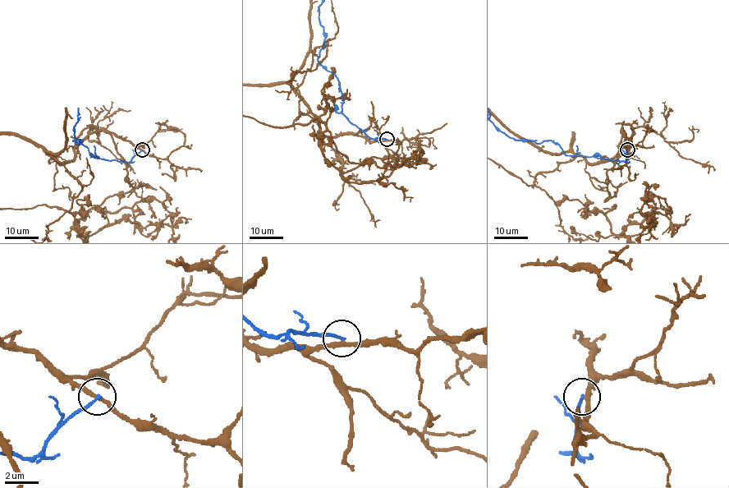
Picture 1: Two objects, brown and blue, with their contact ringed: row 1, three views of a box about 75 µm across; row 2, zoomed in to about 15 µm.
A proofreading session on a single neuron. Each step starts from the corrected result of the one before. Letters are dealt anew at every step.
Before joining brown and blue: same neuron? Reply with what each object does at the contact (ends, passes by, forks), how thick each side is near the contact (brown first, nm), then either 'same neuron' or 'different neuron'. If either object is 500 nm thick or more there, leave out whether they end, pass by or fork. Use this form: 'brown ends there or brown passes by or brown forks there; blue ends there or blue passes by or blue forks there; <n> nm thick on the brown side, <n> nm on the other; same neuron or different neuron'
brown passes by; blue ends there; 240 nm thick on the brown side, 180 nm on the other; different neuron

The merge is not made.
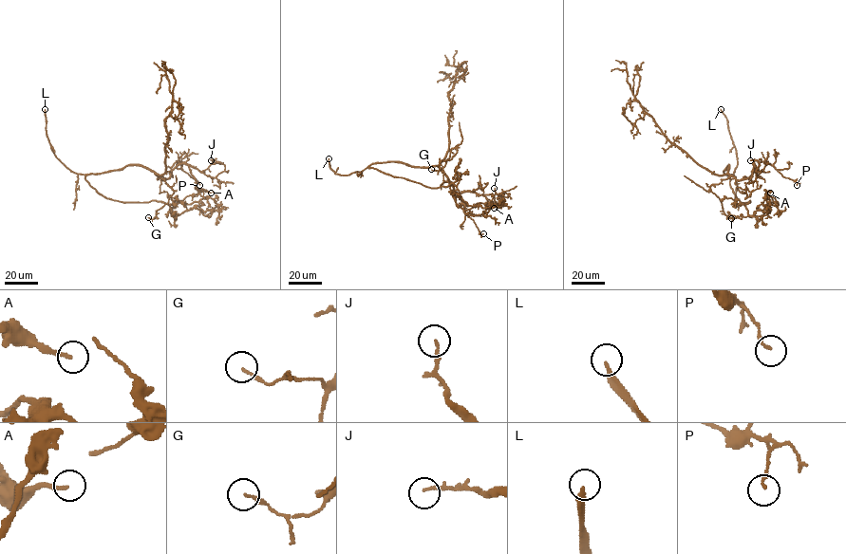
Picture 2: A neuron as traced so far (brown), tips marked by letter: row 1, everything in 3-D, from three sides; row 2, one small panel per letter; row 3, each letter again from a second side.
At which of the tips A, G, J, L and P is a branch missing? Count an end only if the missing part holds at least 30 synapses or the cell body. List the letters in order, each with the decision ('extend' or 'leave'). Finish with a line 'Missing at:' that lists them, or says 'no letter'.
A: leave
G: leave
J: leave
L: extend
P: leave
Missing at: L

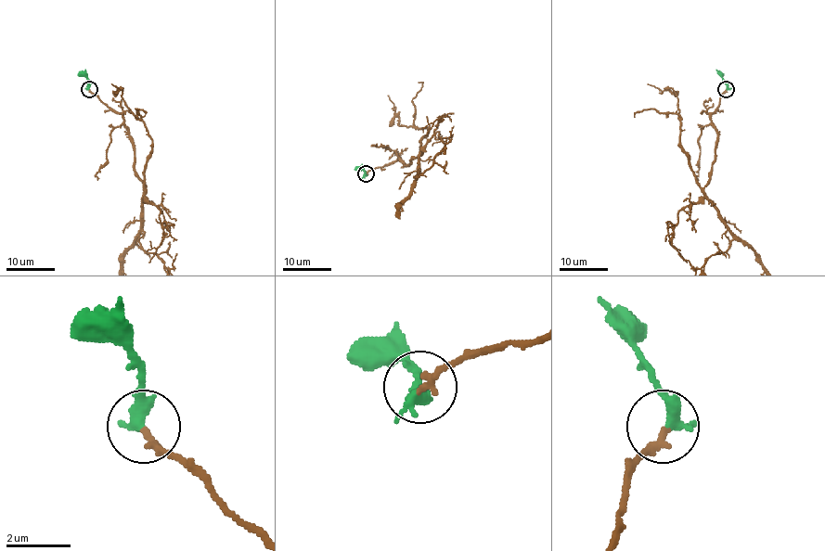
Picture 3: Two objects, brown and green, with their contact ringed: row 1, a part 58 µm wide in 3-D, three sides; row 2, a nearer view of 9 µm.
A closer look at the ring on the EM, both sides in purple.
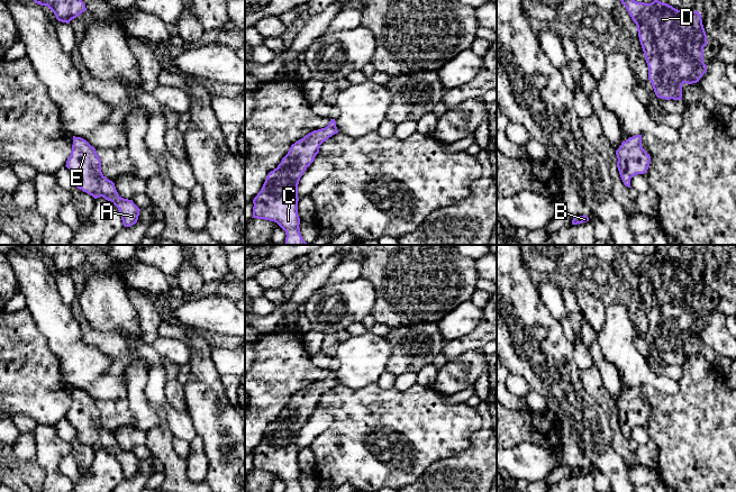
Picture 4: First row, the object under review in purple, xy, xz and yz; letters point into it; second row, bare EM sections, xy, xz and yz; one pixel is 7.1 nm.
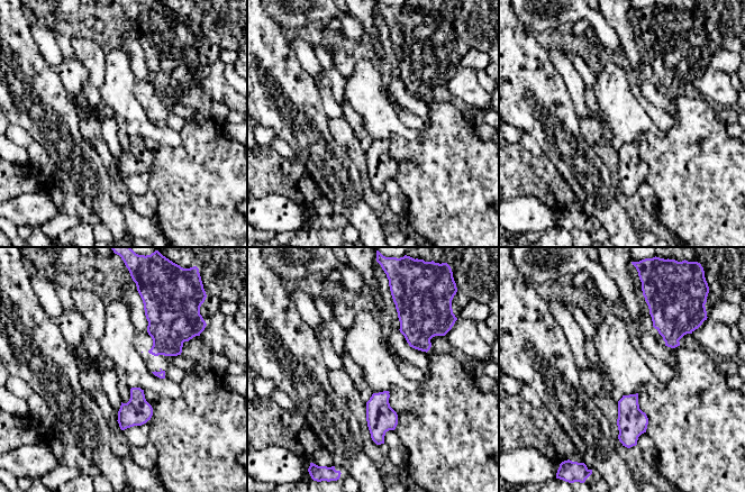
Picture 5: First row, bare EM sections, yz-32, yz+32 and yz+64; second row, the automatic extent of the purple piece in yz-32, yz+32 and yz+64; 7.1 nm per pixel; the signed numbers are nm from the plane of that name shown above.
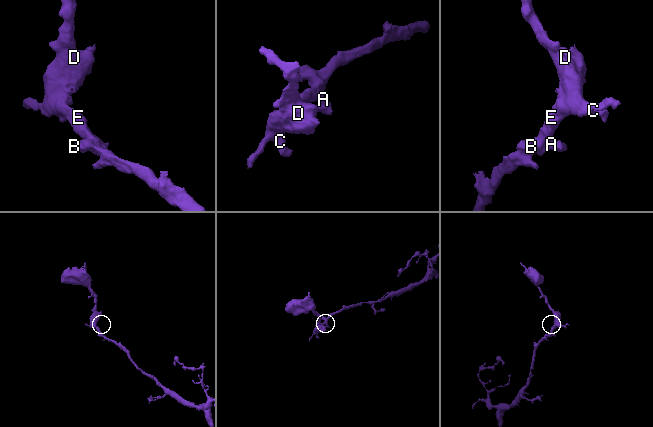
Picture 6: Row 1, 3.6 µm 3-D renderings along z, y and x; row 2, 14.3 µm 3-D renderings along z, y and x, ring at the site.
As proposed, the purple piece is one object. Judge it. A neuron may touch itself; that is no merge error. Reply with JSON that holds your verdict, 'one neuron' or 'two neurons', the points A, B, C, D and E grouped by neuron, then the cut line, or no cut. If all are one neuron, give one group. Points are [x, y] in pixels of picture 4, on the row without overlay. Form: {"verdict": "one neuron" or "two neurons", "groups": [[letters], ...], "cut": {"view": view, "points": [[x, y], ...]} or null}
{"verdict": "one neuron", "groups": [["A", "B", "C", "D", "E"]], "cut": null}

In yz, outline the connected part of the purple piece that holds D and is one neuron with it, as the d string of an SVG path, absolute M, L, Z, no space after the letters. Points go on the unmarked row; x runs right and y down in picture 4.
M617 245L637 277L639 293L648 318L651 332L657 349L681 352L682 336L697 335L707 324L703 313L703 299L707 286L699 263L678 262L667 255L654 252L651 255L637 254L629 245Z

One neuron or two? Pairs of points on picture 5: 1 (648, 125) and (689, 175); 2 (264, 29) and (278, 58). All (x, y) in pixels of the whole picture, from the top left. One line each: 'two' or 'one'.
1: two
2: one

